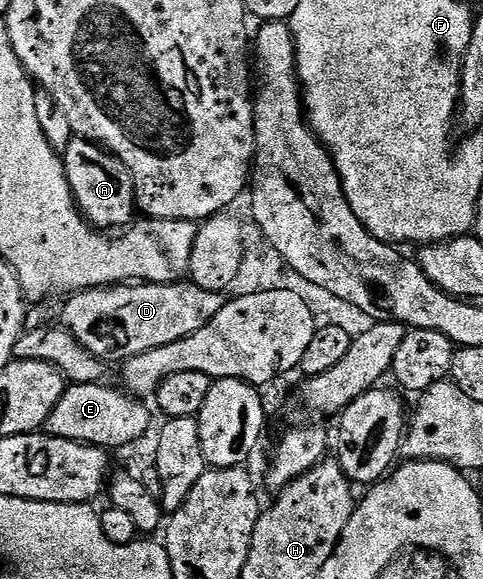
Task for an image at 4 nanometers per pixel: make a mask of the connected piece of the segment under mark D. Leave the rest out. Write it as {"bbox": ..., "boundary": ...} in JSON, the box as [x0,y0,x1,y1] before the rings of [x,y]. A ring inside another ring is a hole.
{"bbox":[63,281,226,364],"boundary":[[[191,281],[174,283],[141,283],[135,285],[113,285],[97,287],[76,294],[67,300],[64,307],[63,326],[94,357],[103,359],[105,364],[123,364],[126,359],[133,359],[142,353],[150,353],[150,349],[158,349],[162,345],[170,345],[174,341],[182,341],[182,337],[190,337],[190,333],[198,333],[202,325],[206,325],[222,308],[226,299],[221,292],[207,291],[197,287]]]}

